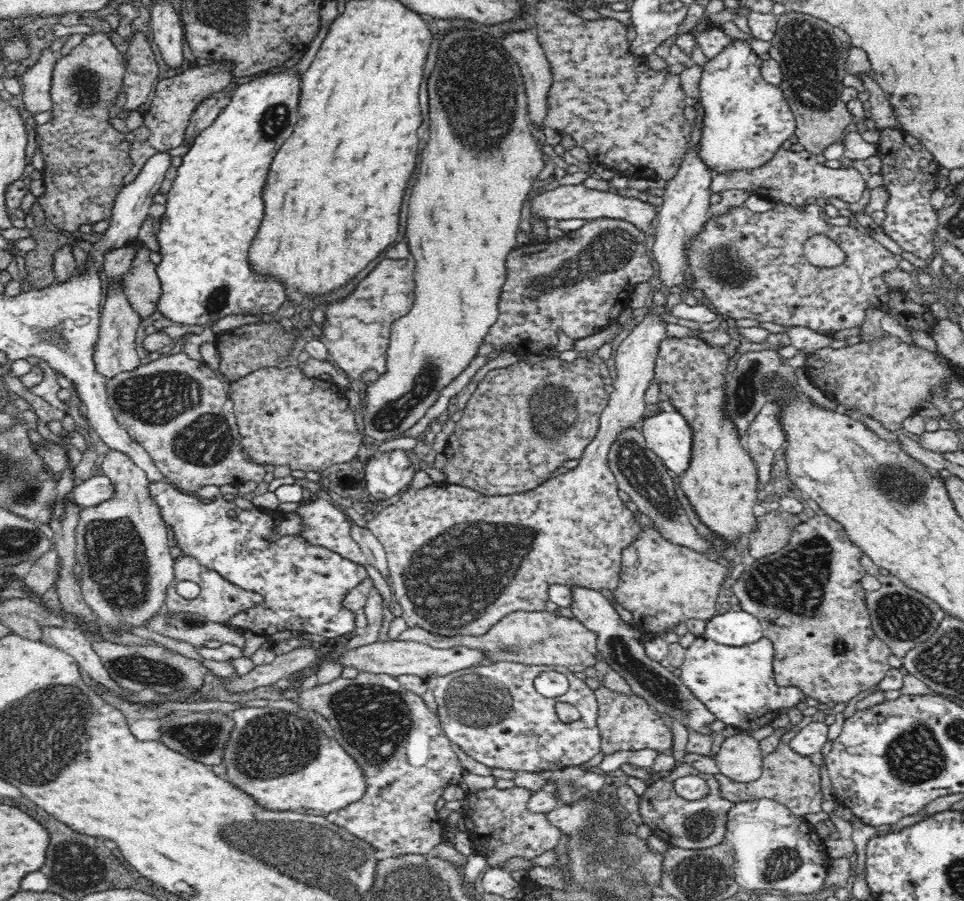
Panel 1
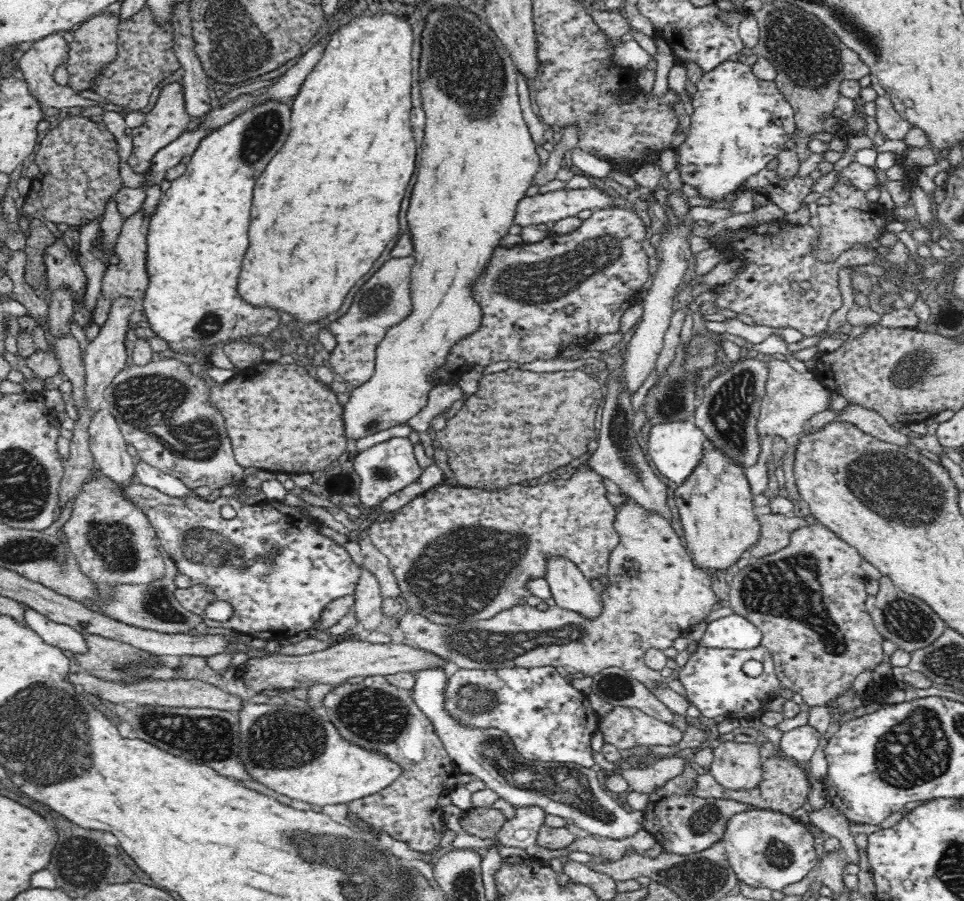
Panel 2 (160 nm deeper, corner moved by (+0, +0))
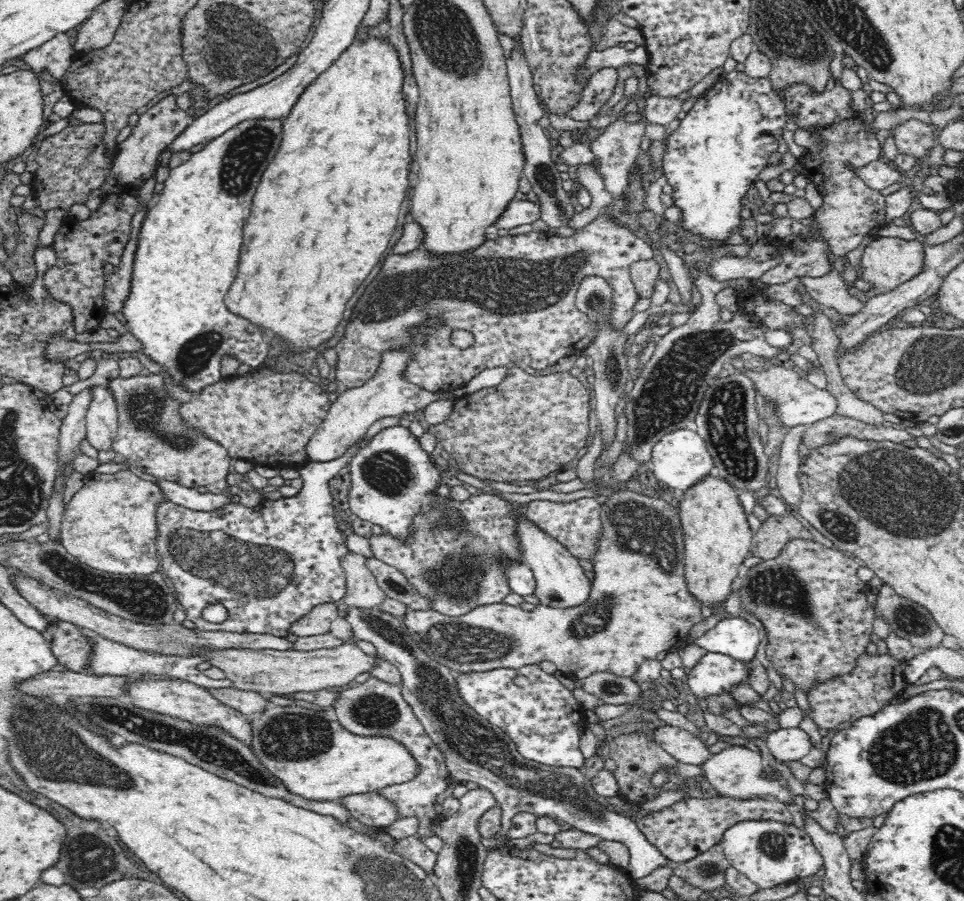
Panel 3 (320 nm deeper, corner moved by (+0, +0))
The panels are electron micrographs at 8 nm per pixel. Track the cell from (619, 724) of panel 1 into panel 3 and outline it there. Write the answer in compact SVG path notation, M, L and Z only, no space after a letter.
M676 726L655 728L654 741L678 763L702 766L713 756L700 737Z

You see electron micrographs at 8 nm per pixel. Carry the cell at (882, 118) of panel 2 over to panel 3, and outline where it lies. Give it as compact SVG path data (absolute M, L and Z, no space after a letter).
M910 119L893 128L891 132L897 150L902 154L914 156L920 163L920 158L922 159L925 154L928 154L930 148L937 143L941 130L932 123L928 124L918 119Z

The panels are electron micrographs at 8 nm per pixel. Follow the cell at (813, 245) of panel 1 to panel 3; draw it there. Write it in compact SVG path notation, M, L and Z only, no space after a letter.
M831 71L822 92L817 92L815 88L805 82L794 82L794 84L784 86L782 90L776 90L776 93L778 93L780 99L786 102L784 106L788 120L792 120L797 125L797 129L816 134L815 144L818 150L813 152L807 149L804 156L802 155L799 160L800 164L803 165L803 175L812 182L816 182L822 194L822 205L815 210L811 222L820 230L834 256L846 256L848 252L860 245L866 234L870 235L872 230L878 230L885 225L885 196L880 193L880 190L870 188L856 171L875 160L883 159L880 142L876 139L875 133L864 123L864 113L853 109L851 90L842 86L842 83L838 82L838 78L834 77Z

